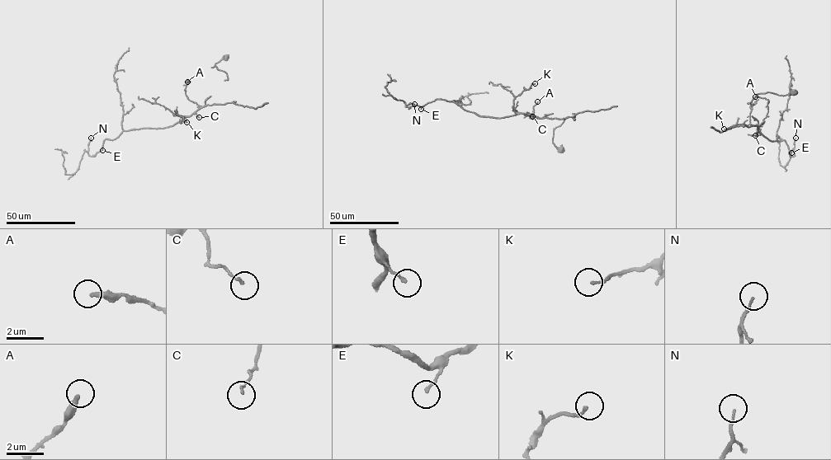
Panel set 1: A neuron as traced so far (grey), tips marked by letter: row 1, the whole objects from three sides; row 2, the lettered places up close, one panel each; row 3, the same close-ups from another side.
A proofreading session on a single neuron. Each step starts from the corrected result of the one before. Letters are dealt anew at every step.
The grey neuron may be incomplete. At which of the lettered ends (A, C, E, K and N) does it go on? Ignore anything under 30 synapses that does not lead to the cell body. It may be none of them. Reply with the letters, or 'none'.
none

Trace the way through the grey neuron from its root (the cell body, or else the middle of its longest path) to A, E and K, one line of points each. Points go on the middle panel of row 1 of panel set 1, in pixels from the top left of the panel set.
A: (560, 149), (553, 142), (553, 131), (575, 114), (561, 119), (524, 115), (533, 112), (537, 101)
E: (560, 149), (553, 142), (553, 131), (575, 114), (561, 119), (521, 113), (483, 116), (436, 99), (421, 109)
K: (560, 149), (553, 142), (553, 131), (575, 114), (561, 119), (538, 118), (513, 109), (514, 99), (535, 83)

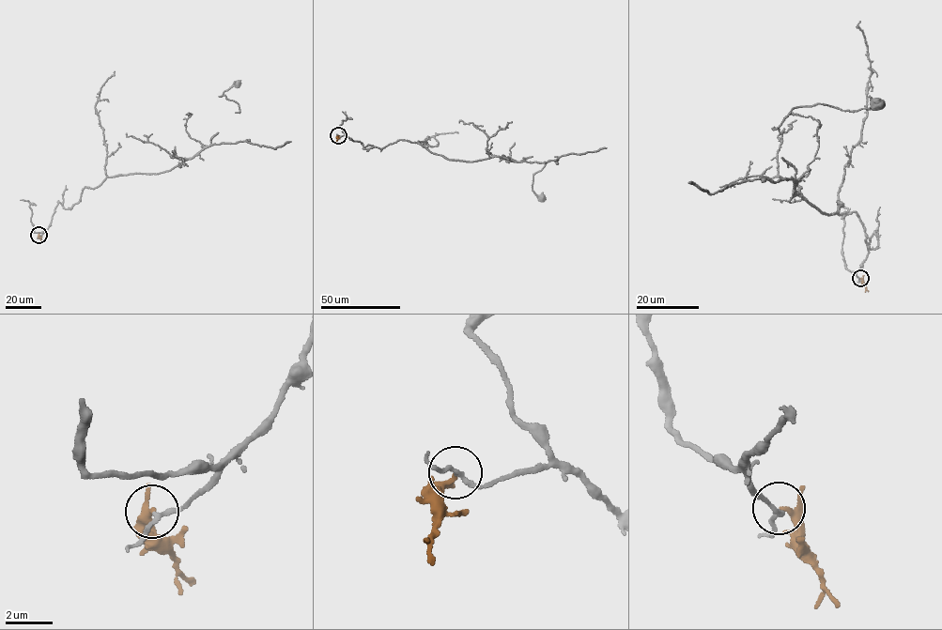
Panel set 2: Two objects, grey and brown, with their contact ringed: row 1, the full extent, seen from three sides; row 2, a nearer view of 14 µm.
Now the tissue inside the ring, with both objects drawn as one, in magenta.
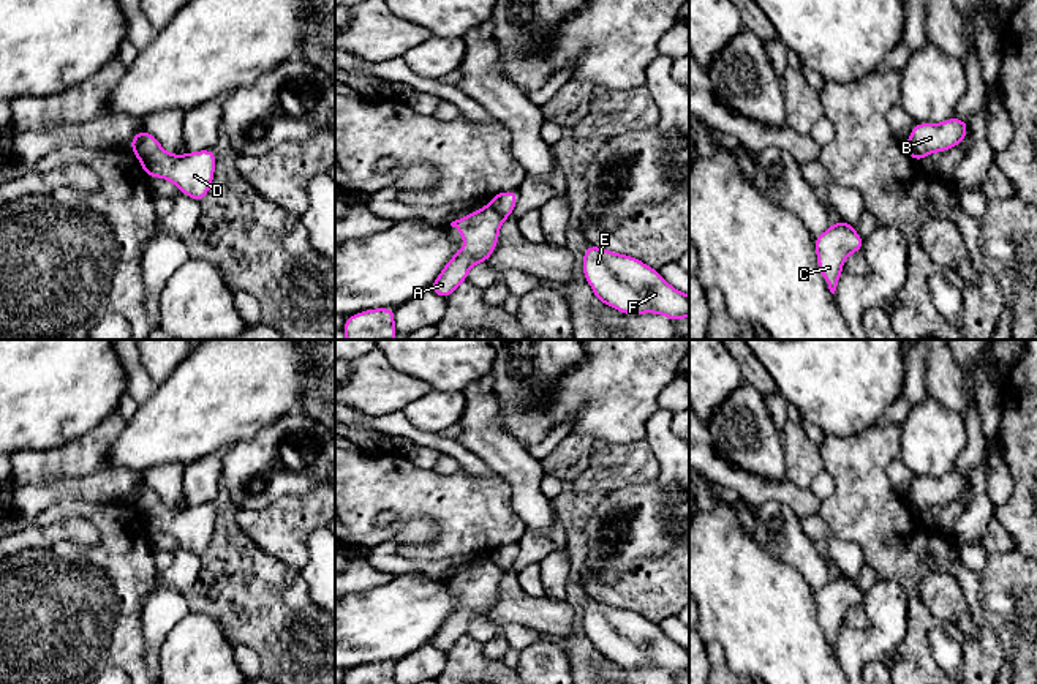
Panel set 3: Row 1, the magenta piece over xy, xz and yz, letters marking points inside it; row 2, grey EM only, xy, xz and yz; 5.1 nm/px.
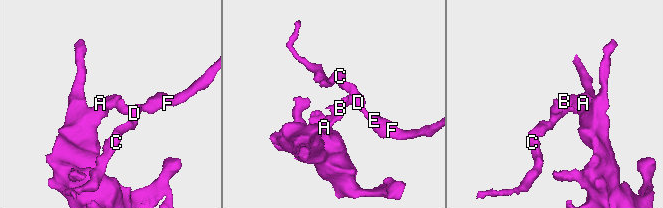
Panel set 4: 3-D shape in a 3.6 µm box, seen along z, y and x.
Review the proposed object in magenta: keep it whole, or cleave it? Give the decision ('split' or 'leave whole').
split

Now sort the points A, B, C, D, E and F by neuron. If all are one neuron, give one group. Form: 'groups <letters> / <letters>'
groups A B / C D E F

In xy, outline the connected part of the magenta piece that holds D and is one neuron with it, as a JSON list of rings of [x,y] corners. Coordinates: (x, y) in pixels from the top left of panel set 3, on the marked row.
[[[144,133],[134,153],[149,177],[172,182],[183,194],[198,202],[202,202],[213,183],[217,167],[213,148],[177,156],[168,153],[153,134]]]

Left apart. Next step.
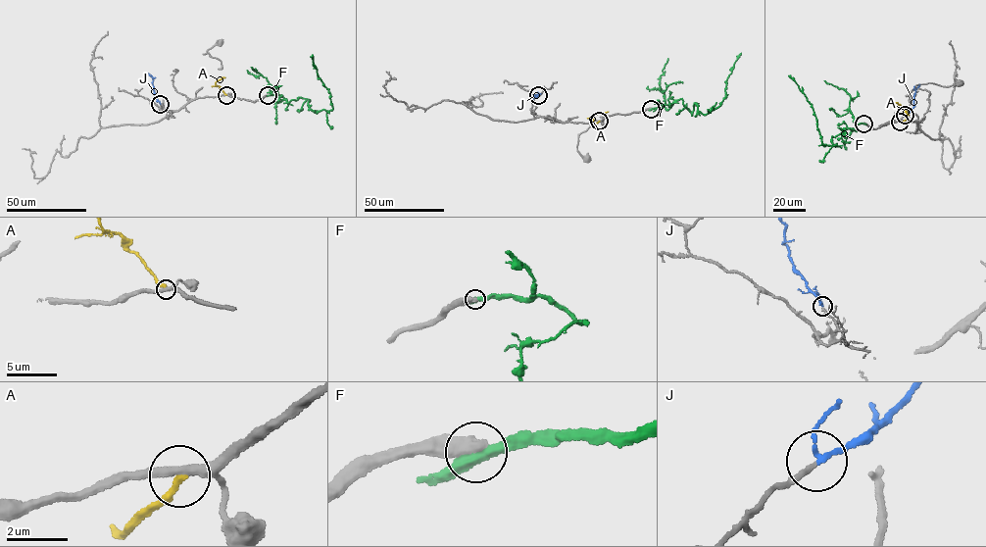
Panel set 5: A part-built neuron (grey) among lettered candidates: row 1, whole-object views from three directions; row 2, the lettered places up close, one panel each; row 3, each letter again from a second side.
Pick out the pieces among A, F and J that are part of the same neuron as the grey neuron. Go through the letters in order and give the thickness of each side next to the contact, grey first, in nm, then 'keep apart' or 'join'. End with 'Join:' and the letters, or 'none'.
A: calibres 300 and 200 nm; keep apart
F: calibres 480 and 360 nm; keep apart
J: calibres 170 and 130 nm; join
Join: J

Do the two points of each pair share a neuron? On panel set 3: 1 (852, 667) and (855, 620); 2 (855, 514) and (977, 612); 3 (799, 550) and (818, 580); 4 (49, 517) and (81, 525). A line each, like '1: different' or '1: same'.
1: different
2: same
3: same
4: different

